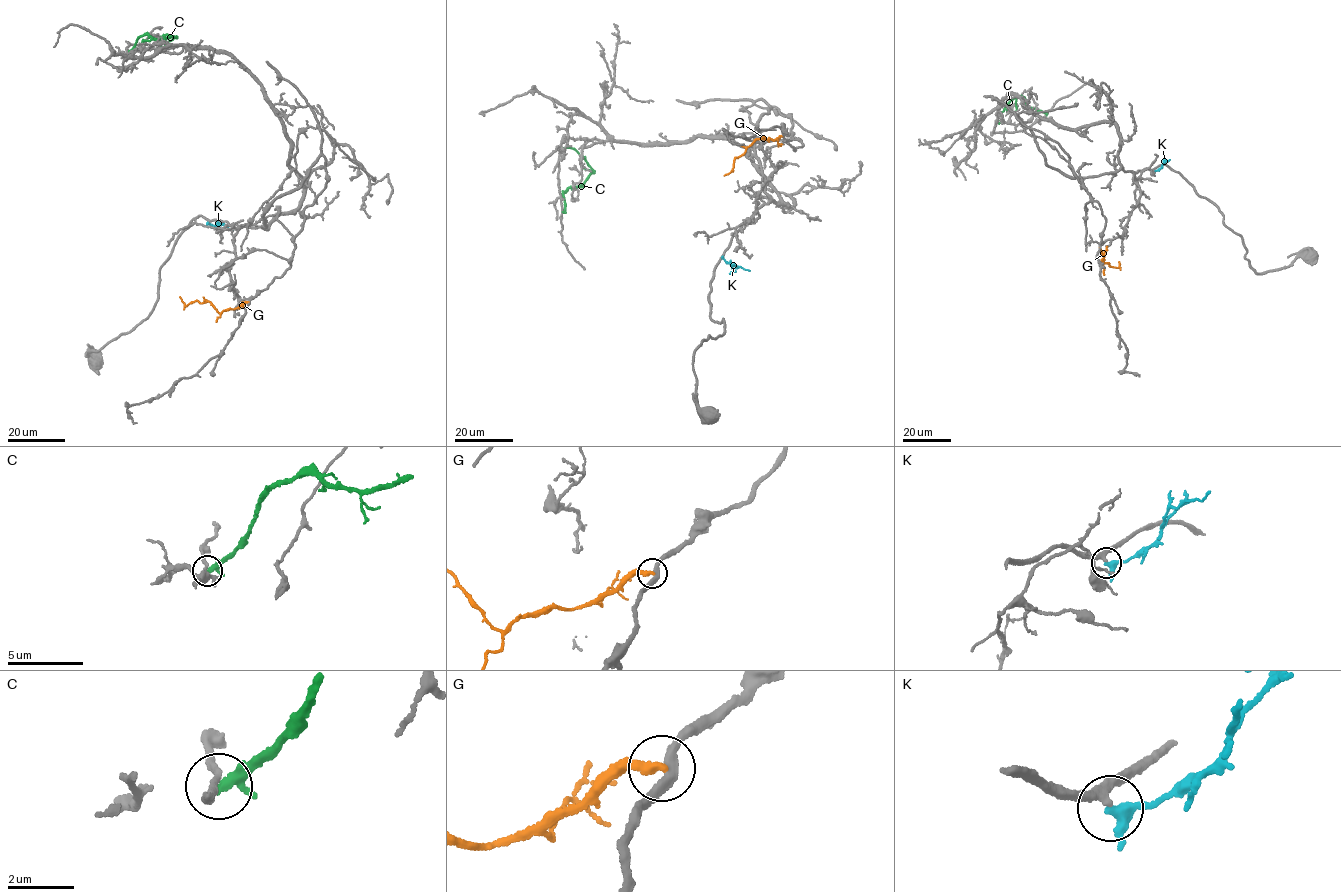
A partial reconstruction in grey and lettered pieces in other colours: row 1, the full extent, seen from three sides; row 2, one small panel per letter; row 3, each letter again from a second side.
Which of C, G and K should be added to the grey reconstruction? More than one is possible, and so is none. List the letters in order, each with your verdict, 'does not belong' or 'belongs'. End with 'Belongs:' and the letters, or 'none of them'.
C: does not belong
G: does not belong
K: belongs
Belongs: K

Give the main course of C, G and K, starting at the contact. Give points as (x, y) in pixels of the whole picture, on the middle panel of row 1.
C: (563, 212), (563, 192), (583, 185), (592, 171), (575, 149), (566, 147), (565, 151)
G: (783, 135), (774, 140), (756, 139), (734, 159), (734, 167), (724, 175)
K: (722, 256), (731, 265), (749, 271)

